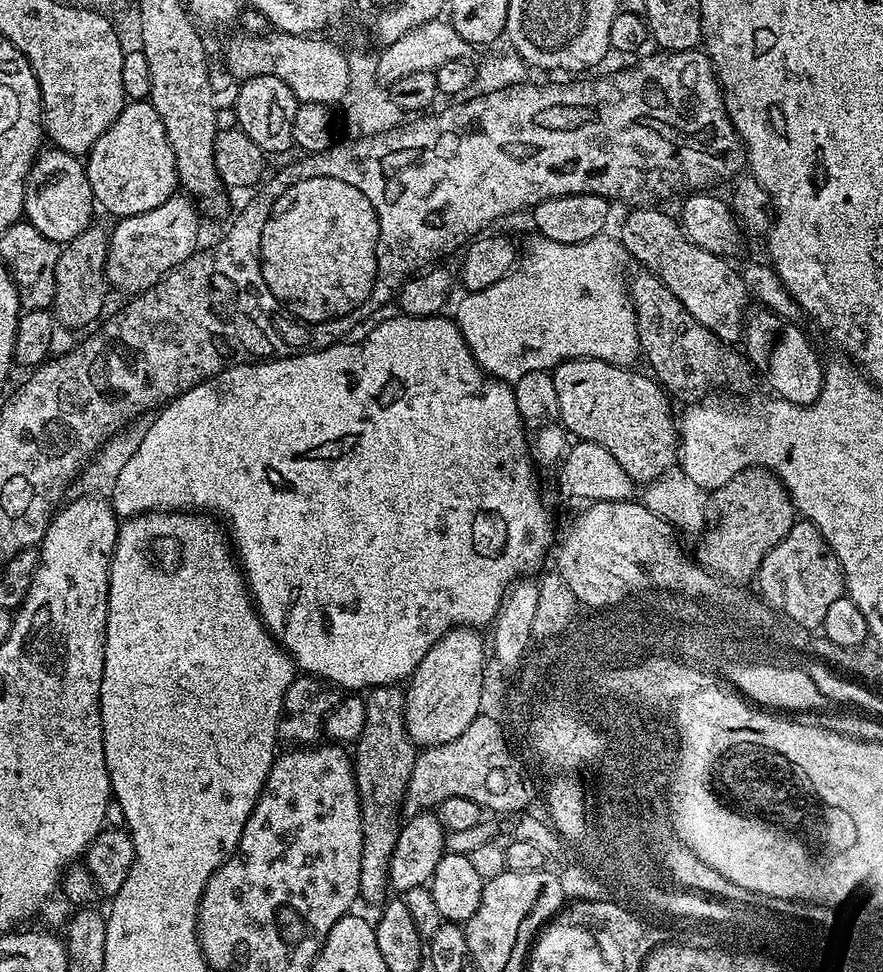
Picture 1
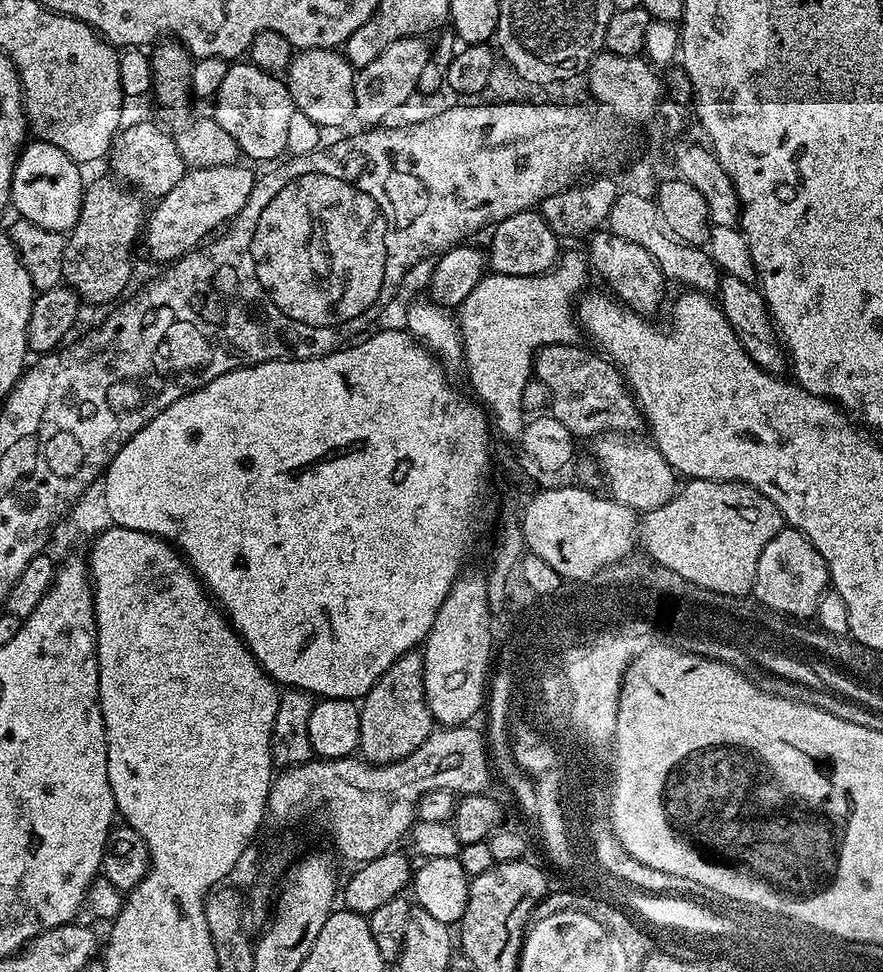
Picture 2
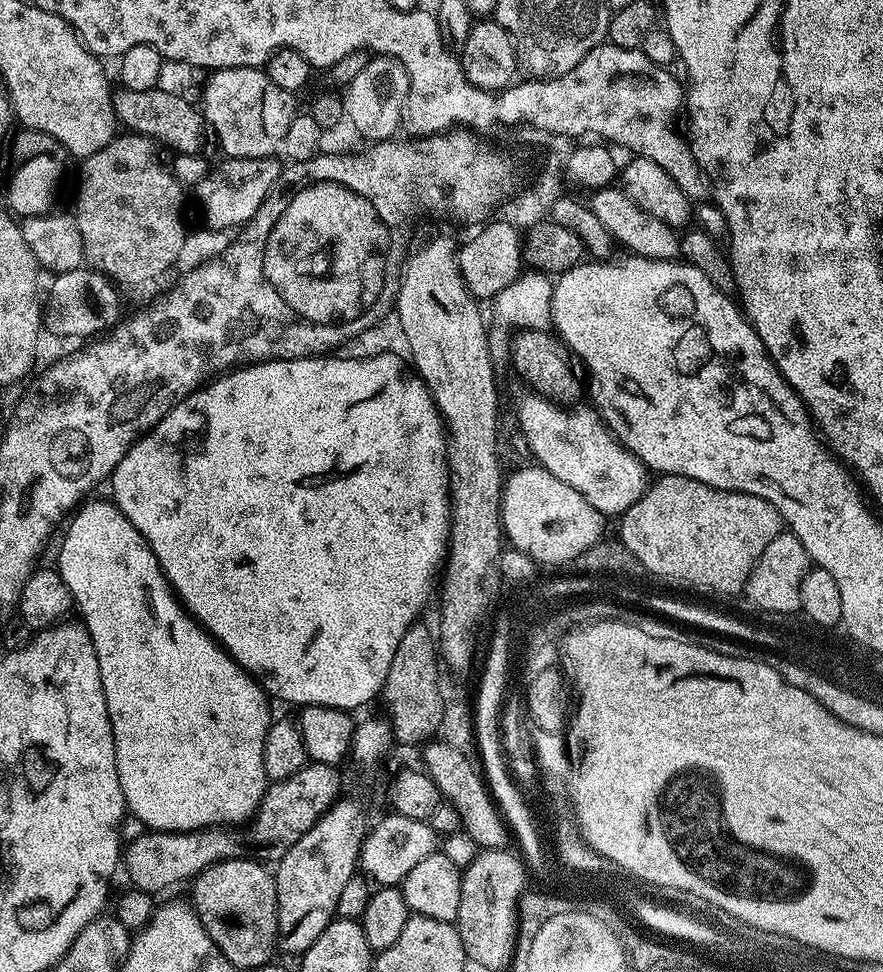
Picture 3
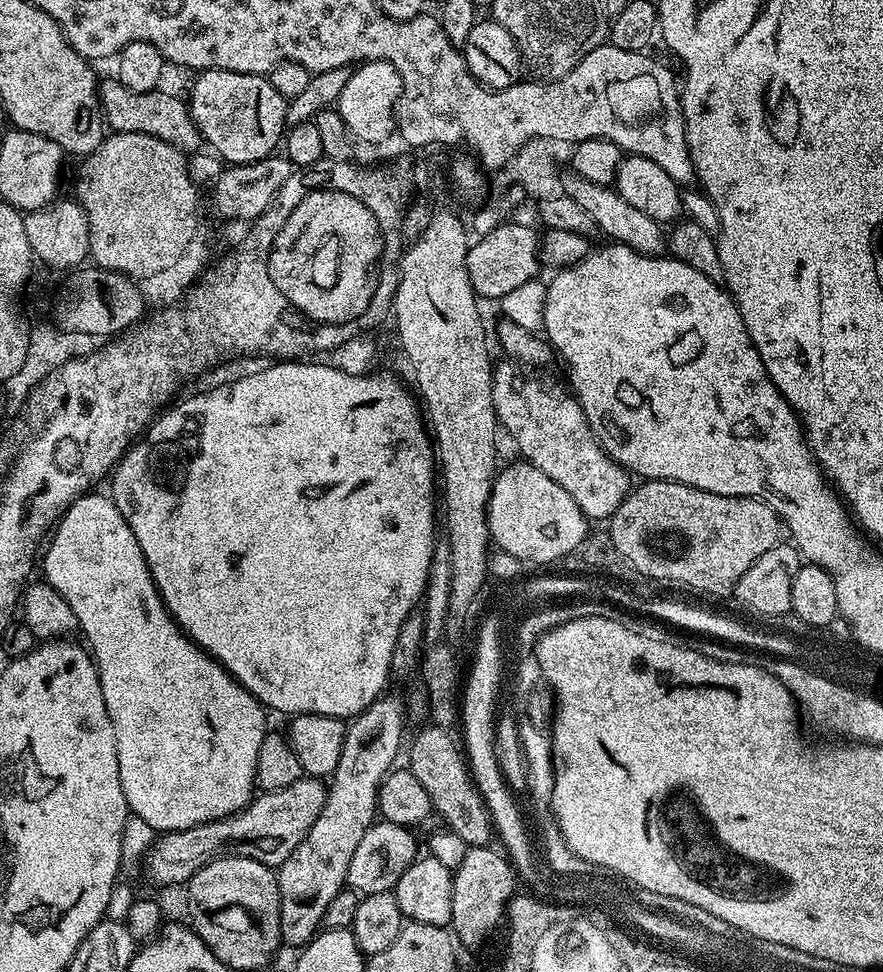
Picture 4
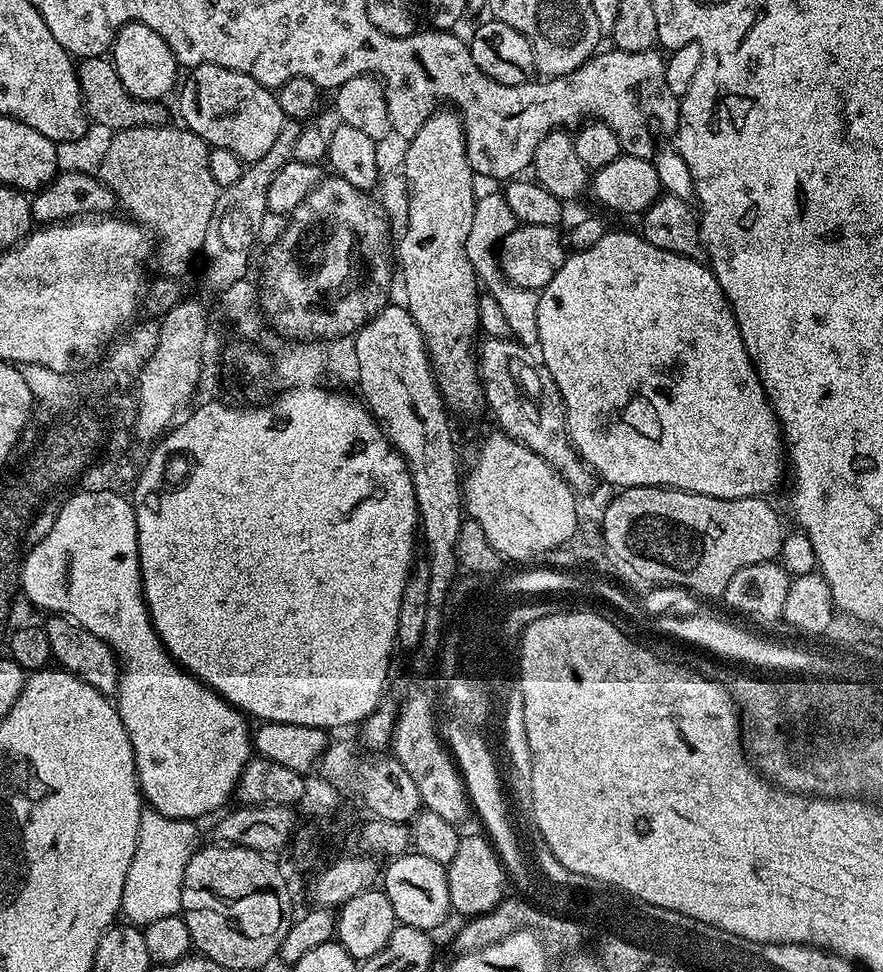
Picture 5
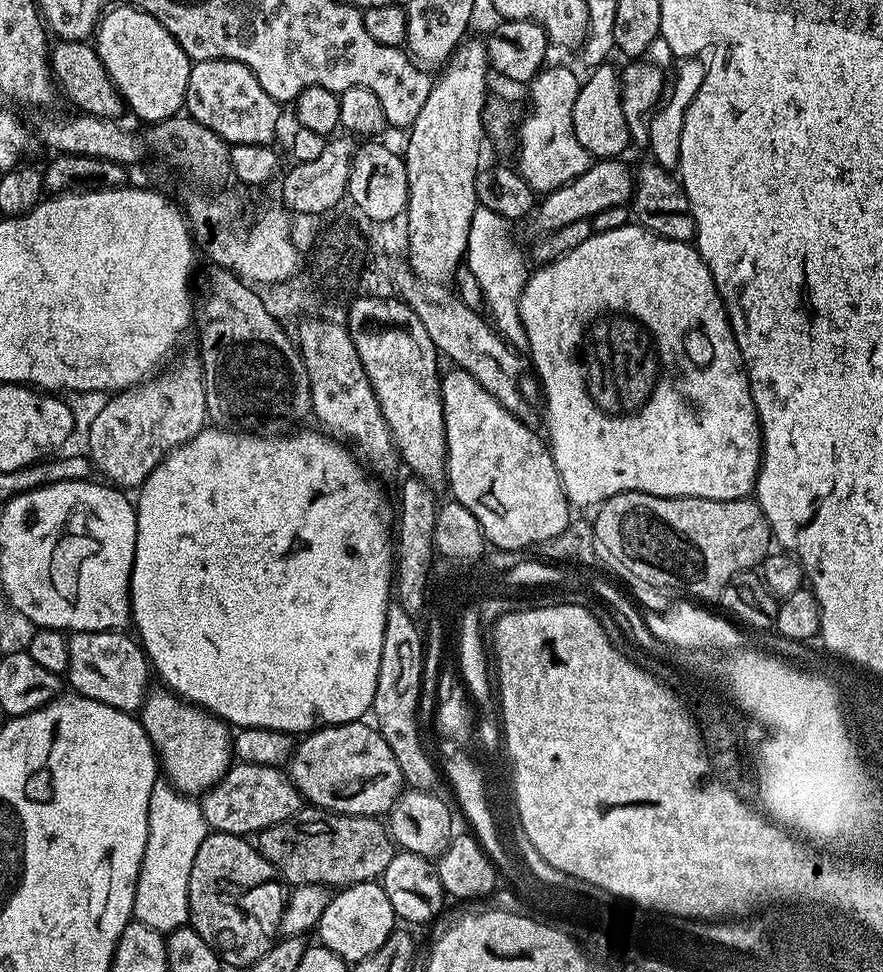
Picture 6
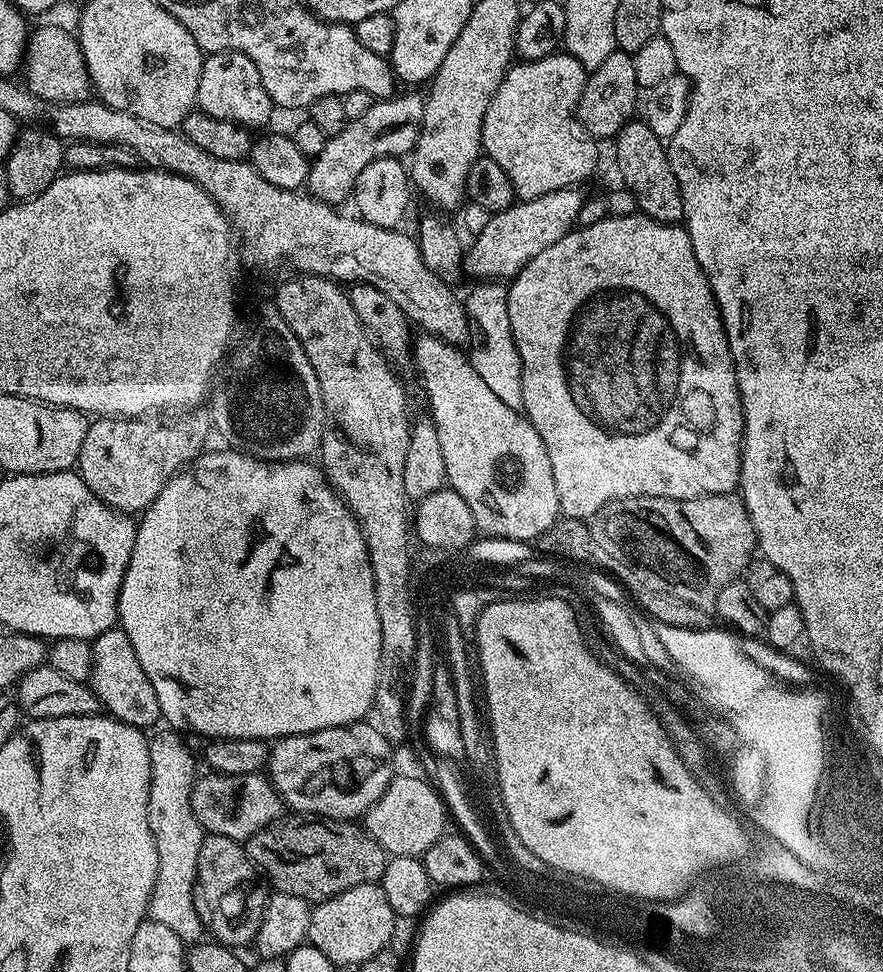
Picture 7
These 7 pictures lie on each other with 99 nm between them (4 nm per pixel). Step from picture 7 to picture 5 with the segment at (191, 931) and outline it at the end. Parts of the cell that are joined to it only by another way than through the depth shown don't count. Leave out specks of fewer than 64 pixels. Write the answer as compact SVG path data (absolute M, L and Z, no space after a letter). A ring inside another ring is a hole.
M145 807L141 811L134 858L130 858L126 886L122 886L120 910L127 923L143 926L158 918L170 918L181 911L184 871L198 844L196 827L191 820L170 818L153 808Z

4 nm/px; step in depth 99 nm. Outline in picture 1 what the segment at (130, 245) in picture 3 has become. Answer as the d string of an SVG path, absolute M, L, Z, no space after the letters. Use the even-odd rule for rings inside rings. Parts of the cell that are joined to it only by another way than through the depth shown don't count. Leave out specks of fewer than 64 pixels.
M93 226L82 234L78 234L78 238L74 238L69 244L61 247L58 266L54 270L56 285L51 307L57 325L65 324L68 328L85 327L84 329L87 329L101 319L100 311L104 308L104 295L110 292L106 275L109 243L109 233L103 232L99 226Z

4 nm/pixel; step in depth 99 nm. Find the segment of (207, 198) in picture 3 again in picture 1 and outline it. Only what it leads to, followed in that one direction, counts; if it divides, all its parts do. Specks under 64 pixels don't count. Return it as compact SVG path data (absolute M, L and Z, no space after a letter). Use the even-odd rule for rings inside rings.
M177 194L146 214L117 219L108 246L106 275L109 285L113 289L121 288L127 294L135 294L154 286L167 272L173 272L186 257L197 251L199 215L197 205L187 195Z

